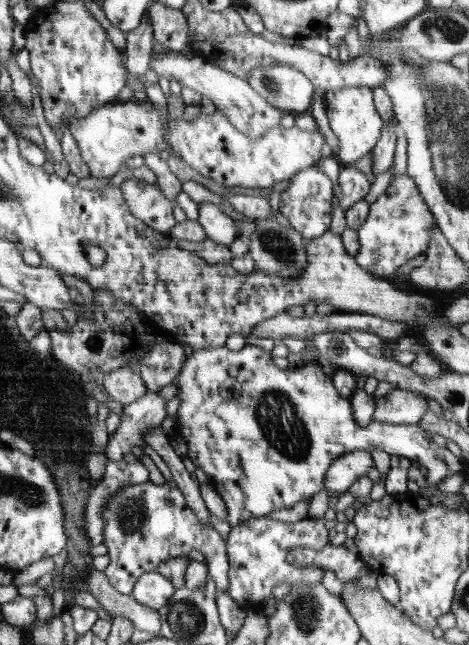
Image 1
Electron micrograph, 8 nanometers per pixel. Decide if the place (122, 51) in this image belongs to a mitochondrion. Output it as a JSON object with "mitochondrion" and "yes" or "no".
{"mitochondrion":"no"}

